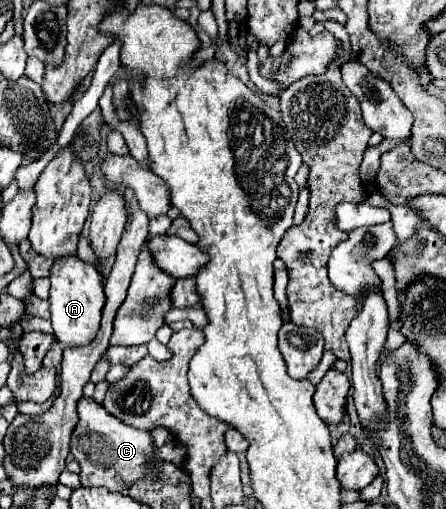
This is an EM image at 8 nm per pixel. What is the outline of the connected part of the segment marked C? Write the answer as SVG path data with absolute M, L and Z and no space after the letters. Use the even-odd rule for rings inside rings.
M82 396L78 400L78 422L76 422L74 432L72 432L70 452L82 466L82 472L80 472L80 484L82 486L104 486L104 488L108 488L112 492L122 492L124 488L128 488L132 482L136 482L138 478L142 478L146 474L146 464L154 462L154 460L148 460L152 450L154 450L154 442L152 442L150 432L132 428L132 426L124 424L122 420L110 416L104 410L102 404L94 402L94 398L84 398Z

